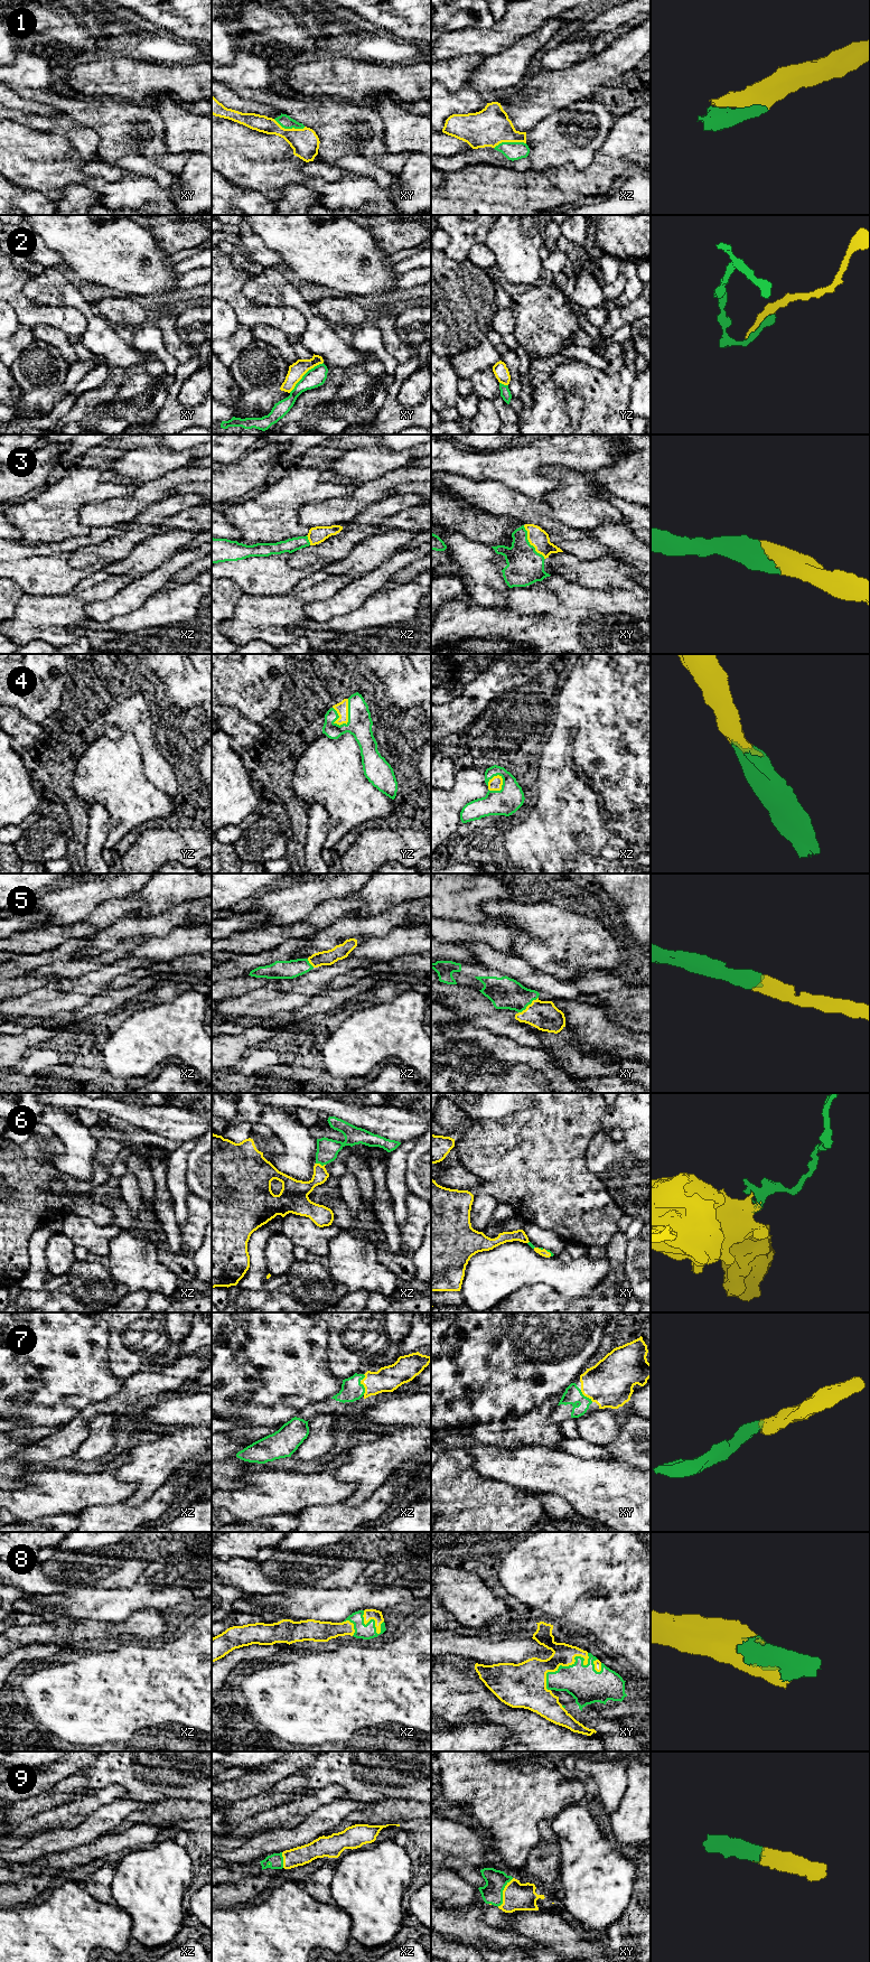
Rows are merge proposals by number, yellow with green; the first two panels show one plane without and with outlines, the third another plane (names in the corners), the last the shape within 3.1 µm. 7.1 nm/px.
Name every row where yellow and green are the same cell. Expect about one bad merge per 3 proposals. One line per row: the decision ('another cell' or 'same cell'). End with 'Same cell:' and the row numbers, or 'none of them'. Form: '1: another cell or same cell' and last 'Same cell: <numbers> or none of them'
1: same cell
2: another cell
3: same cell
4: same cell
5: same cell
6: same cell
7: same cell
8: same cell
9: same cell
Same cell: 1, 3, 4, 5, 6, 7, 8, 9

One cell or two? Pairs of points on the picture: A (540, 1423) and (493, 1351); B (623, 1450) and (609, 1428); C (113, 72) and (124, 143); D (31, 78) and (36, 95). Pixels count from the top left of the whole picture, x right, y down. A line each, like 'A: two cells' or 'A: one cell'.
A: two cells
B: two cells
C: two cells
D: two cells

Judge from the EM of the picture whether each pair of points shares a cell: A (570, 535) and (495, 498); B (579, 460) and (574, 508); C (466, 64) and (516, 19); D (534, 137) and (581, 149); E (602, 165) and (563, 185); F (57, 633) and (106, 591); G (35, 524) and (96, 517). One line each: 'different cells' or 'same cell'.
A: same cell
B: different cells
C: different cells
D: same cell
E: same cell
F: same cell
G: different cells

